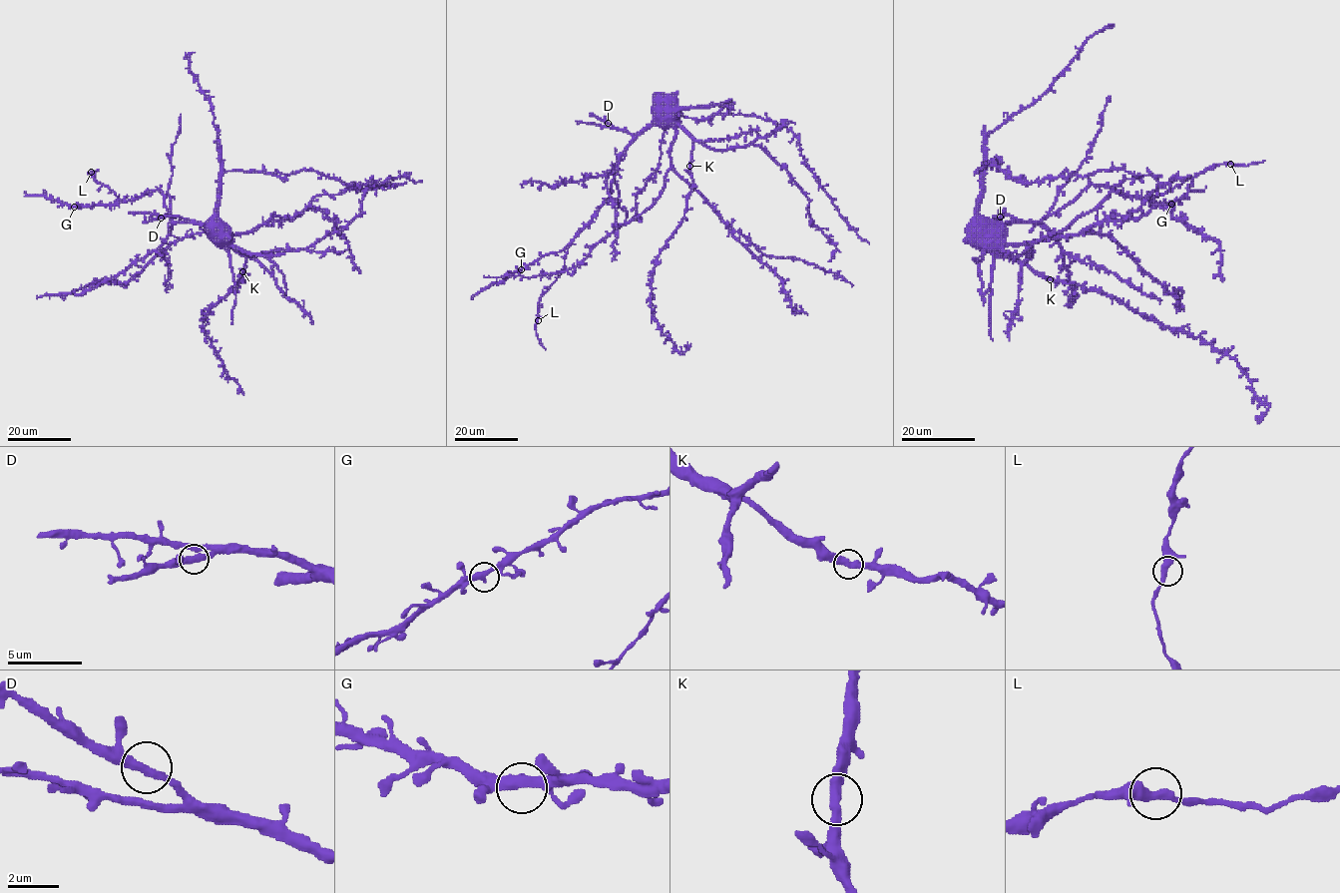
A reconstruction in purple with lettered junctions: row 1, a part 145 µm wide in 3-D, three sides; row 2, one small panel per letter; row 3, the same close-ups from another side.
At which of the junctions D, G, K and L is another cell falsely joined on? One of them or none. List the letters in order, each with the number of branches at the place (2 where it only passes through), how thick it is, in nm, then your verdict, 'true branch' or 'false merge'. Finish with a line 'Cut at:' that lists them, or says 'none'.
D: branches 2; calibre 380 nm; true branch
G: branches 2; calibre 400 nm; true branch
K: branches 2; calibre 400 nm; true branch
L: branches 2; calibre 380 nm; true branch
Cut at: none

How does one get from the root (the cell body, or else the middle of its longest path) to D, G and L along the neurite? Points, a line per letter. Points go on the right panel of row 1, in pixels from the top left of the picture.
D: (993, 230), (1013, 219), (1009, 215), (1000, 217)
G: (993, 230), (1015, 222), (1039, 222), (1070, 204), (1092, 185), (1107, 185), (1122, 194), (1171, 204)
L: (993, 230), (1015, 222), (1039, 222), (1092, 185), (1149, 198), (1230, 164)

